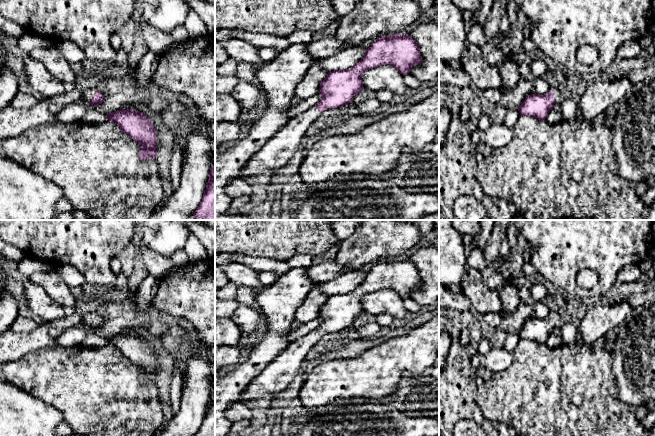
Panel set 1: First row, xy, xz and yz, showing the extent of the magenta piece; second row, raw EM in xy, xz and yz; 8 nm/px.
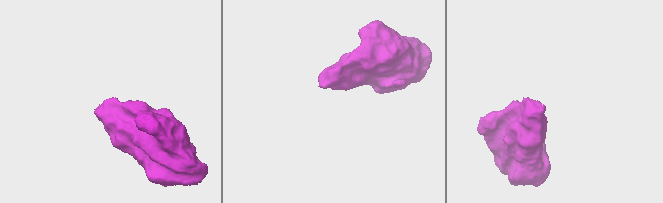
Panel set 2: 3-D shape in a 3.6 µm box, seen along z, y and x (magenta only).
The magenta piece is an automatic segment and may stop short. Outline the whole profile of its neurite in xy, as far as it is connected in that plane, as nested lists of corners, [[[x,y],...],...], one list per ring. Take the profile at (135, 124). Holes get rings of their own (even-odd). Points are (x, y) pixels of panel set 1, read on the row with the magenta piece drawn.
[[[119,109],[107,114],[107,120],[115,122],[124,134],[129,135],[141,145],[138,154],[140,160],[156,158],[157,131],[144,112],[133,109]]]

